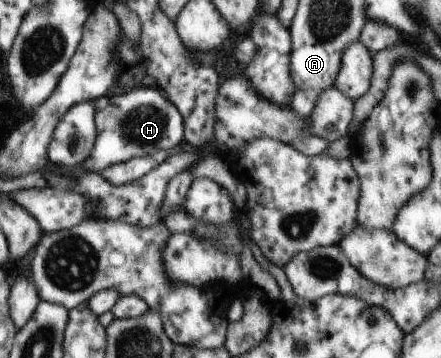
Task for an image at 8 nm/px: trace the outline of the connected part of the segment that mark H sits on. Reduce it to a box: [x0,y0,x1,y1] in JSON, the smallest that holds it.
[81,88,187,173]

